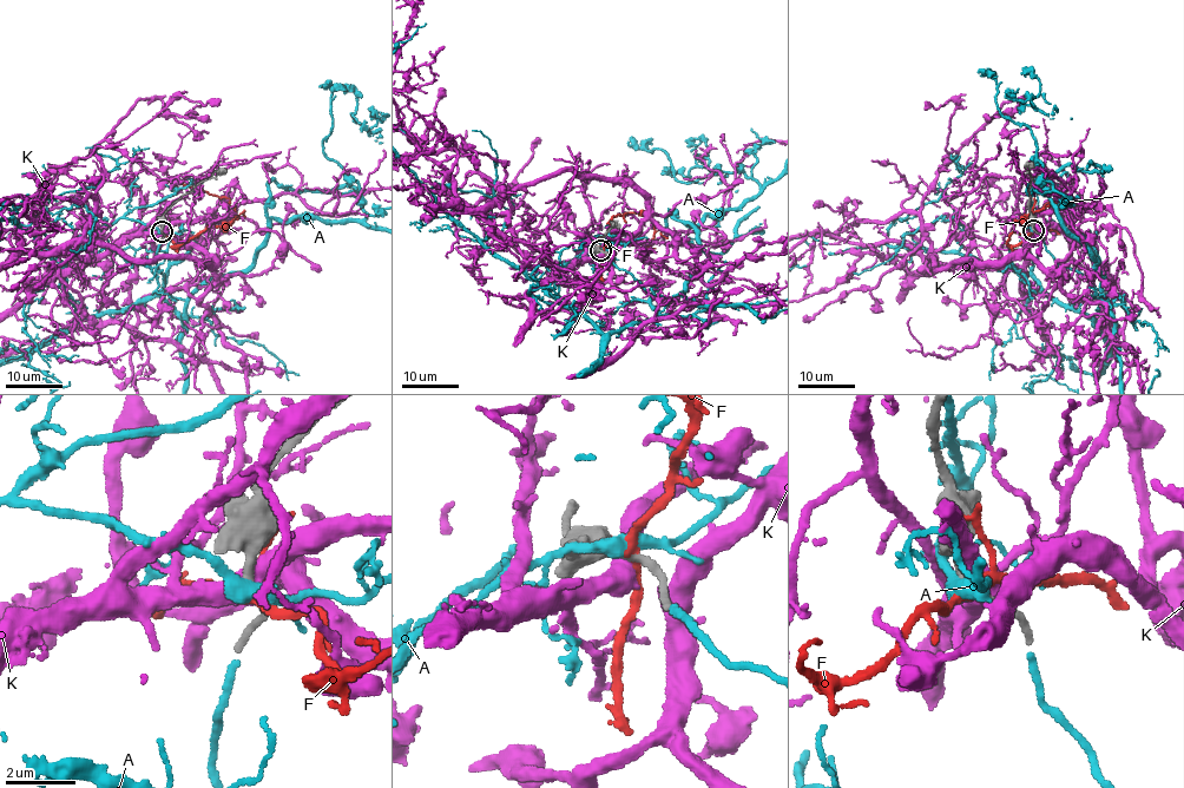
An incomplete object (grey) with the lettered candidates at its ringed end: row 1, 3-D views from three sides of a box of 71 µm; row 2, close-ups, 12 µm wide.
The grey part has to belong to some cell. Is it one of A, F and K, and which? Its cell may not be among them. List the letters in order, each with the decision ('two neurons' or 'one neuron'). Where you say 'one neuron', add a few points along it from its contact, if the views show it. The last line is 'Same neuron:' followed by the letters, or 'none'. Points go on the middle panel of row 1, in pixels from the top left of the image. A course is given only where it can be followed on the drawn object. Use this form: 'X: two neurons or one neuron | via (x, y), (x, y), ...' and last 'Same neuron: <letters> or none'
A: one neuron
F: two neurons
K: two neurons
Same neuron: A

